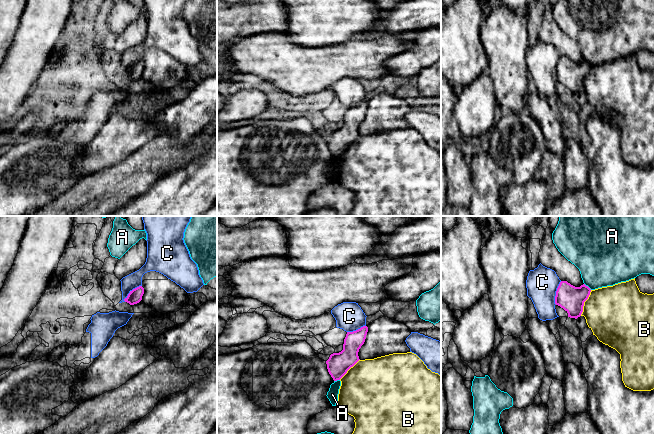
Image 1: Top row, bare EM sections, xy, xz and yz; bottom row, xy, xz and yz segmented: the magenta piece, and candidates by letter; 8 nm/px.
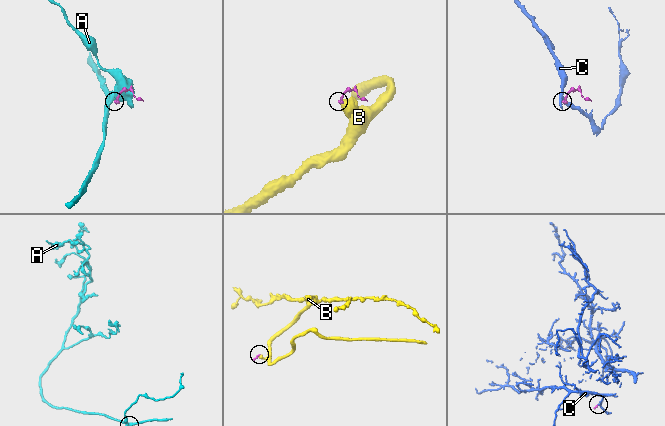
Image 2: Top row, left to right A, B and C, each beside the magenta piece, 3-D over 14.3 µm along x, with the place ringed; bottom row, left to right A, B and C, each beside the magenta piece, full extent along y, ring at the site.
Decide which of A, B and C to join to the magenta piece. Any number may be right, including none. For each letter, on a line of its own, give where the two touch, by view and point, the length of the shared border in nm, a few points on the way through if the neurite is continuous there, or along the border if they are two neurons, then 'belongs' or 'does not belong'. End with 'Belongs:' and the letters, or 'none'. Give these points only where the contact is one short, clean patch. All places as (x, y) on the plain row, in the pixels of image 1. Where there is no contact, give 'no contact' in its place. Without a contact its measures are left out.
A: contact yz (587, 62); length 80 nm; does not belong
B: contact yz (583, 79); length 220 nm; border yz (591, 66), (584, 78), (583, 87), (580, 91); does not belong
C: contact yz (556, 69); length 200 nm; border yz (561, 57), (556, 67), (555, 80); does not belong
Belongs: none

